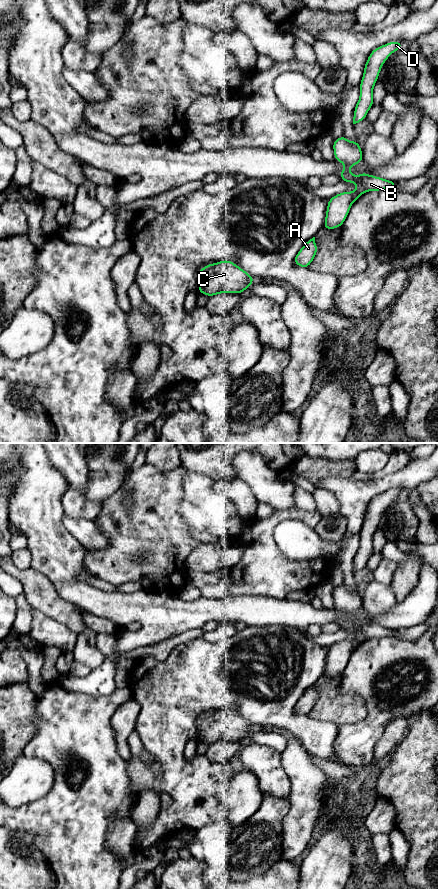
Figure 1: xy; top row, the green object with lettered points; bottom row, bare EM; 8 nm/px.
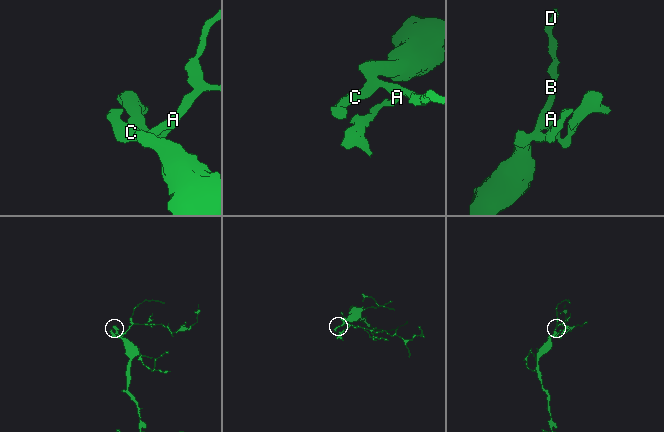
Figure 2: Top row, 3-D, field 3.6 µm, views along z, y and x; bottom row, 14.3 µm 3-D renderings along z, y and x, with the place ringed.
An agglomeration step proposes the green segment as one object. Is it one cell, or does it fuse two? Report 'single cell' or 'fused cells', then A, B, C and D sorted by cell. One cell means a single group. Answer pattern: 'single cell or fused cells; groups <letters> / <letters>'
single cell; groups A B C D

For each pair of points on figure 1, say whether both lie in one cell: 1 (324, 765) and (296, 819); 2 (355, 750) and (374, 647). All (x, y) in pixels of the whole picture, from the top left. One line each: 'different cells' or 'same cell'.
1: different cells
2: same cell

